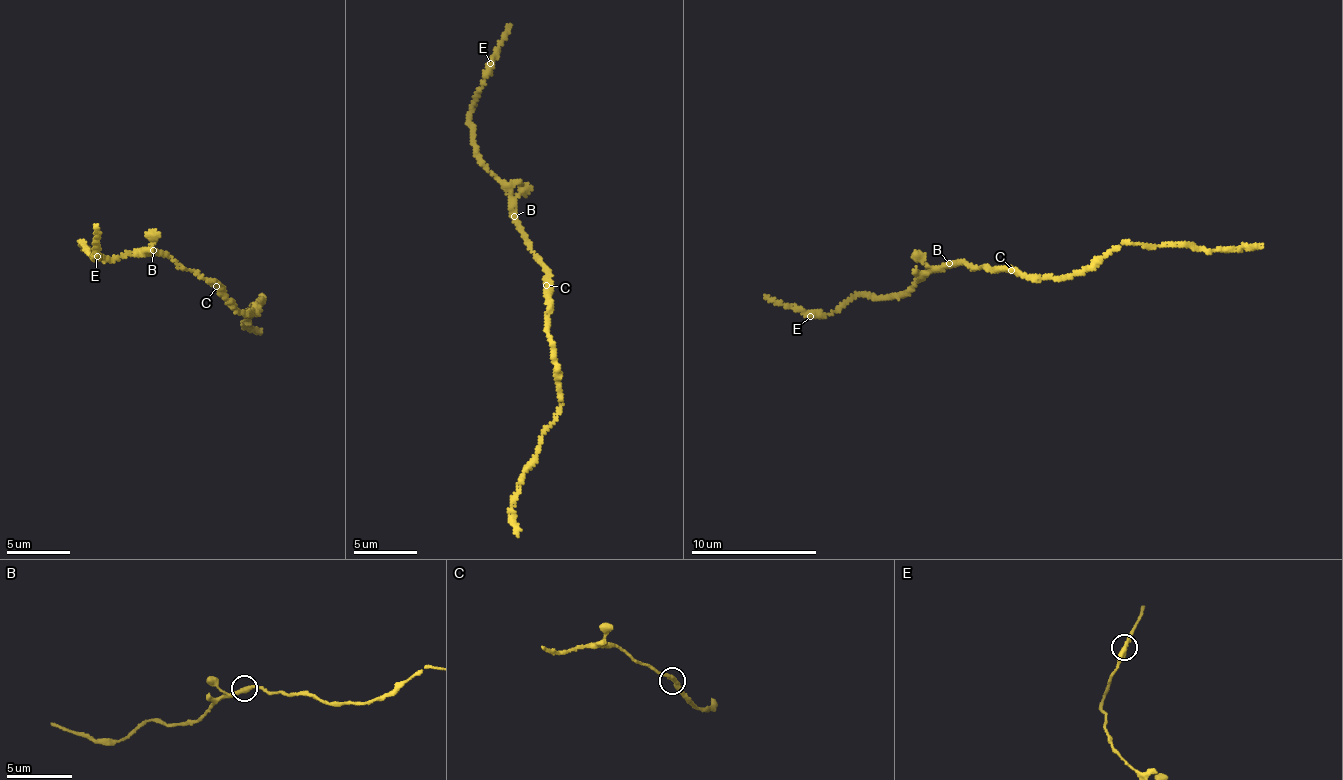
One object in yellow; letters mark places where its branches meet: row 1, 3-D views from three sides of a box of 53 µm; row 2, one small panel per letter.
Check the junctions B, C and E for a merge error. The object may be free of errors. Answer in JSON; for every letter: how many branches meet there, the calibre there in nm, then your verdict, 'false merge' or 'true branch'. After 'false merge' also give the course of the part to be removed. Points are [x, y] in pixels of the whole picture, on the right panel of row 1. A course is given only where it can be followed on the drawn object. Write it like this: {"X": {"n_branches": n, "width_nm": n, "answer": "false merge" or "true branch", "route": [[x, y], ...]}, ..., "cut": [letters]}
{"B": {"n_branches": 2, "width_nm": 360, "answer": "true branch"}, "C": {"n_branches": 2, "width_nm": 360, "answer": "true branch"}, "E": {"n_branches": 2, "width_nm": 360, "answer": "true branch"}, "cut": []}

